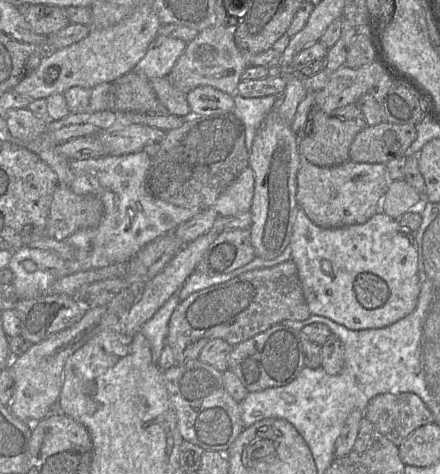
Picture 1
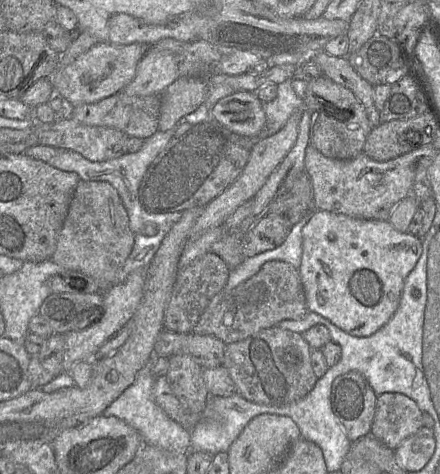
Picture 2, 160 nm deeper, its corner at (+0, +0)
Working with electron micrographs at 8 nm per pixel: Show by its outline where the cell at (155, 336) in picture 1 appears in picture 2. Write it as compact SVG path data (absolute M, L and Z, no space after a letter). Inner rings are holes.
M153 355L148 363L139 370L133 384L109 405L103 415L125 421L140 434L144 444L173 454L188 453L190 451L190 431L171 419L153 400L152 389L155 380L151 374L151 367L154 359Z

